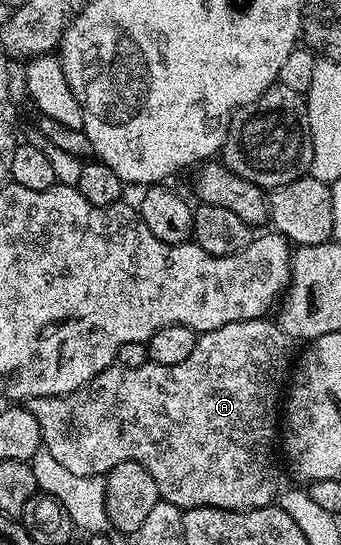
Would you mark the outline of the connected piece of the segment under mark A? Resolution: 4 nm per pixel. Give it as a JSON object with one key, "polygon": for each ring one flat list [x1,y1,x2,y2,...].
{"polygon":[[264,317,262,319,246,319,240,323,230,323,229,325,221,325,221,329,213,329,212,331,202,332,196,338,195,348,193,353,189,353,189,357,185,361,181,361,181,365,157,365,150,361,145,362,139,368,125,368,118,365,106,367,101,373,97,373,97,377,93,377,93,381,86,383,81,389,77,389,71,396,64,397,61,395,54,395,53,397,41,397,40,399,32,399,29,403,29,409,33,413,33,417,37,417,37,425,41,425,41,435,43,437,43,447,49,452,53,453,53,457,57,457,57,461,61,461,61,465,65,465,65,469,69,469,69,473,77,473,81,477,89,477,90,475,96,477,106,476,108,471,112,471,118,463,125,461,137,461,141,465,145,465,145,469,149,469,149,473,153,473,153,481,157,481,157,489,159,490,159,498,162,502,172,503,181,508,188,507,216,507,217,509,225,509,226,511,252,511,253,509,261,509,262,507,270,507,276,502,277,496,281,490,279,484,279,463,281,467,281,459,277,454,277,444,281,439,281,400,285,395,285,384,289,379,289,372,293,367,293,355,291,359,291,347,293,347,292,340,287,338,284,331,279,328,278,322,272,321,270,318]]}

